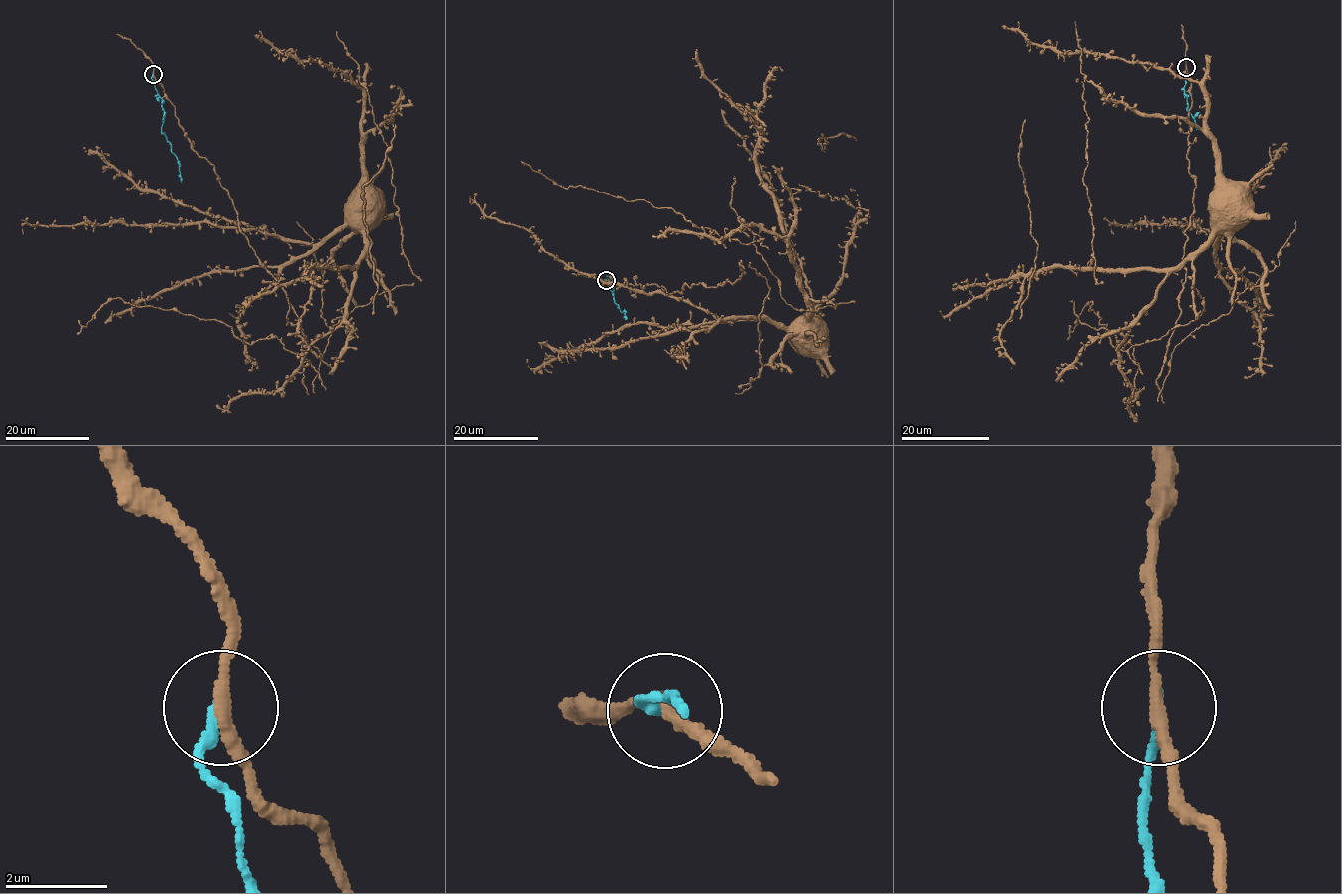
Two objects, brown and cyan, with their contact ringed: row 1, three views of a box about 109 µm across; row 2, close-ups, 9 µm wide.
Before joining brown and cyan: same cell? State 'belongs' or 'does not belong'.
does not belong

